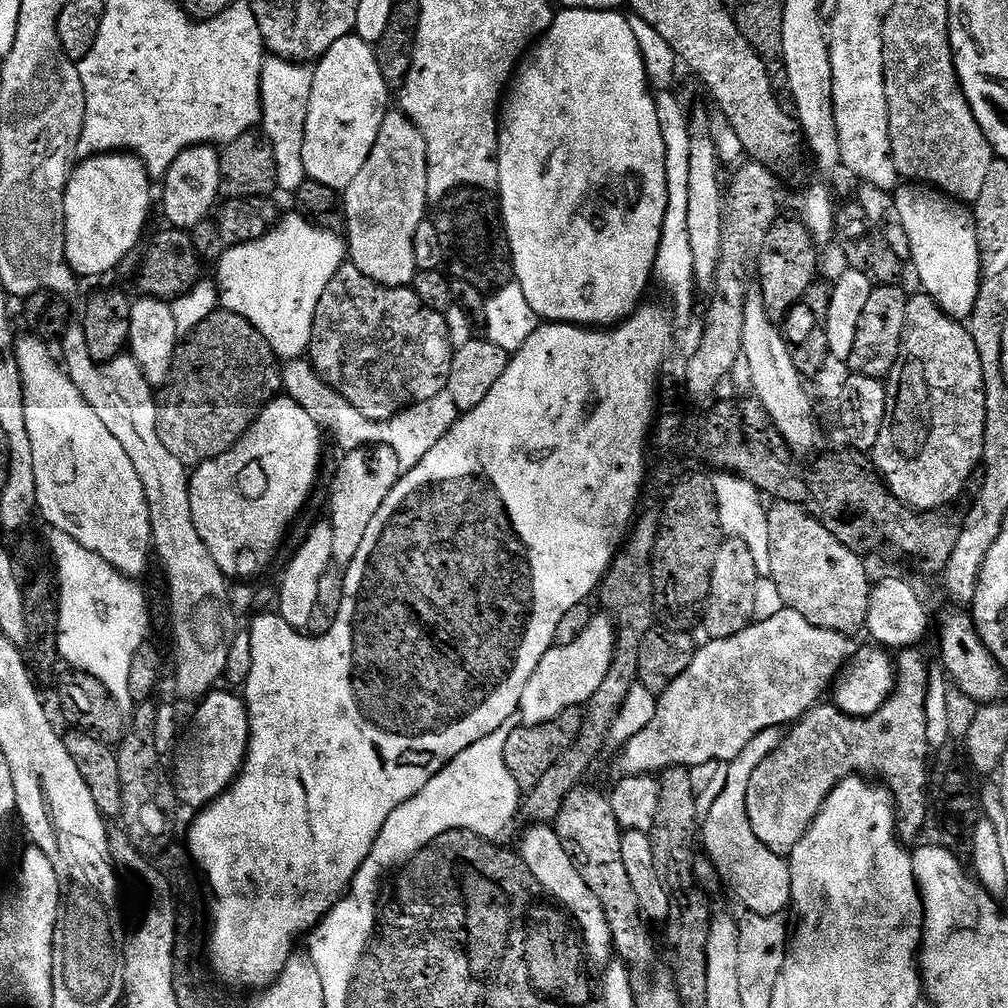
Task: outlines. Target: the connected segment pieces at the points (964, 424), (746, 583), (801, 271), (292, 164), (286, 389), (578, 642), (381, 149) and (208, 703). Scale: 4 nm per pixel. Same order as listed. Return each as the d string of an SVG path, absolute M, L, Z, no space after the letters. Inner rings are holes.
M909 295L906 302L906 326L900 353L886 377L886 418L870 455L894 498L917 512L934 512L956 502L972 471L981 467L986 434L986 386L978 346L974 346L974 338L970 338L967 327L953 316L947 316L932 296L919 295Z
M726 538L718 546L718 558L714 558L714 570L710 578L710 594L702 613L705 637L708 640L725 640L742 634L754 621L754 586L757 580L754 558L746 542Z
M781 218L766 234L766 238L758 249L758 268L760 264L760 281L758 287L768 315L773 321L783 321L786 313L792 309L806 294L811 284L817 283L816 251L818 245L808 232L808 227L800 223L799 219Z
M280 56L265 59L260 74L260 115L262 135L274 150L276 187L282 193L295 194L306 183L302 162L302 142L306 114L310 106L313 69L304 62L283 60ZM264 128L264 129L263 129Z
M308 358L285 363L280 382L283 395L298 402L298 406L302 406L302 410L306 410L310 418L314 418L321 430L326 430L327 435L329 432L336 439L337 446L344 448L345 453L362 448L365 444L385 444L398 456L401 473L409 472L414 466L418 466L418 462L422 462L422 458L426 458L426 454L430 454L430 450L434 450L434 446L438 446L438 442L446 438L446 434L456 425L458 419L454 398L450 398L450 394L445 390L434 394L434 398L426 398L426 402L410 406L405 412L400 412L389 420L367 421L360 411L354 410L354 406L346 402L343 392L331 388L316 373L311 359Z
M607 614L593 615L590 626L570 642L570 646L553 646L538 662L538 670L530 674L526 690L522 690L519 714L528 726L548 724L565 715L567 708L579 709L587 705L588 699L606 678L606 670L612 665L612 655L616 652L616 625Z
M392 110L384 117L382 122L382 130L378 130L378 138L374 142L374 150L370 150L370 158L366 158L366 166L362 166L362 170L358 170L354 182L350 182L348 188L342 192L342 224L346 229L348 227L348 236L346 235L346 256L351 264L358 270L362 270L362 274L366 274L366 278L370 278L374 282L378 282L387 288L407 288L411 285L412 280L416 277L417 268L414 256L414 236L419 224L429 215L428 207L430 201L428 198L428 160L427 148L420 136L420 131L415 127L411 118L404 115L403 111Z
M213 689L199 701L188 735L181 737L174 752L176 799L191 810L214 803L227 788L232 787L248 752L250 734L247 704L237 693L234 695L222 689Z

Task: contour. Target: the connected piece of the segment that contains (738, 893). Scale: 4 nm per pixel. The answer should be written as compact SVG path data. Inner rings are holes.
M781 729L762 730L761 734L756 734L746 744L741 754L736 755L733 760L727 763L726 783L722 788L722 792L718 794L713 809L710 810L706 817L703 817L700 830L702 844L704 840L704 846L708 852L706 853L707 859L712 863L719 881L728 886L733 896L741 903L740 906L743 909L764 917L772 917L787 911L787 908L791 905L792 879L790 878L789 861L779 853L770 850L754 834L749 815L746 814L746 791L749 790L750 778L753 777L754 771L780 745L782 739L783 733Z

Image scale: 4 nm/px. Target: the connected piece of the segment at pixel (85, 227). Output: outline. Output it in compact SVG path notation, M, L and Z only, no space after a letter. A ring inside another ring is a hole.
M109 152L103 156L85 159L73 171L64 203L66 218L66 258L77 277L104 276L115 273L116 268L126 258L126 254L137 251L136 243L144 232L148 211L152 208L152 184L144 163L137 156Z

